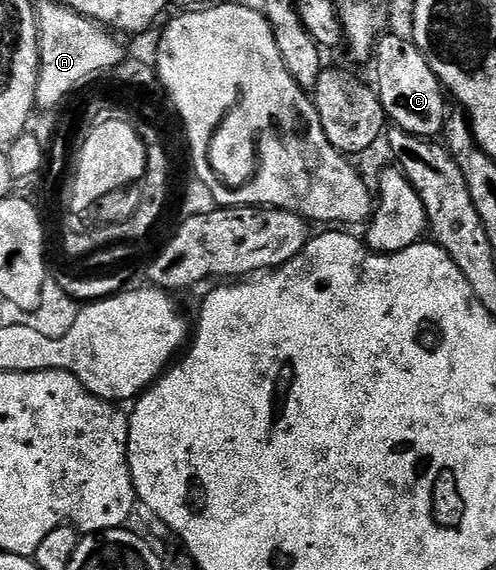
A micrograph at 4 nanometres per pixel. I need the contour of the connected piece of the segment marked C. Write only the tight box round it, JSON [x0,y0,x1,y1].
[373,33,449,139]

